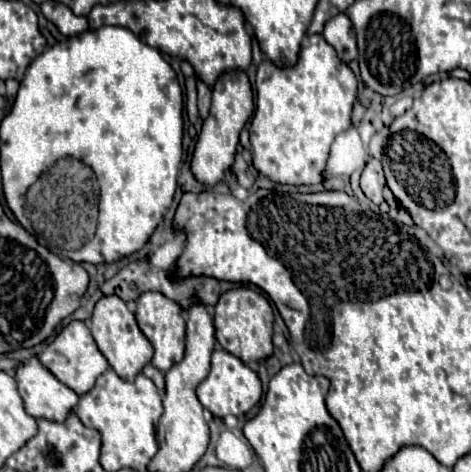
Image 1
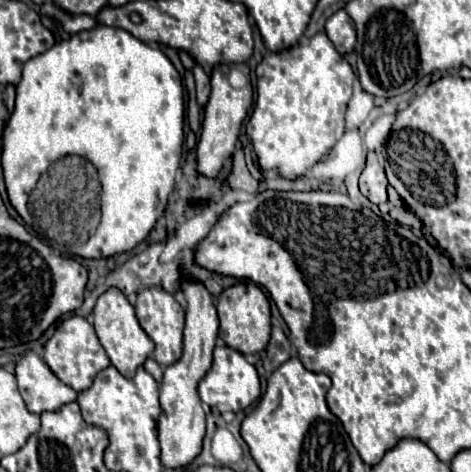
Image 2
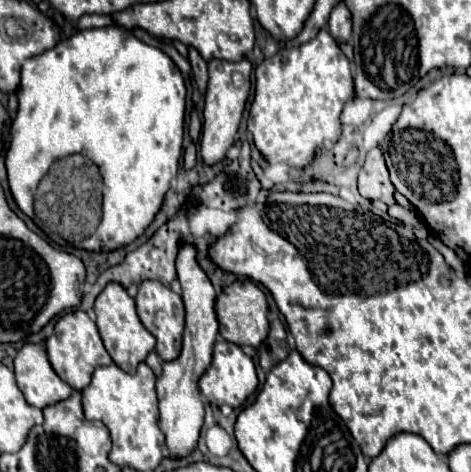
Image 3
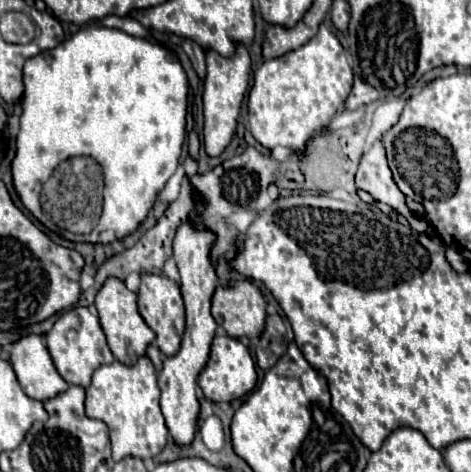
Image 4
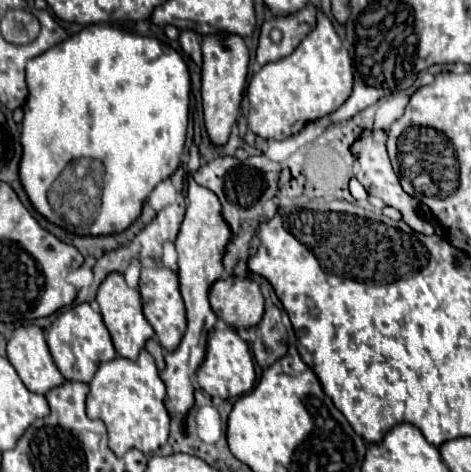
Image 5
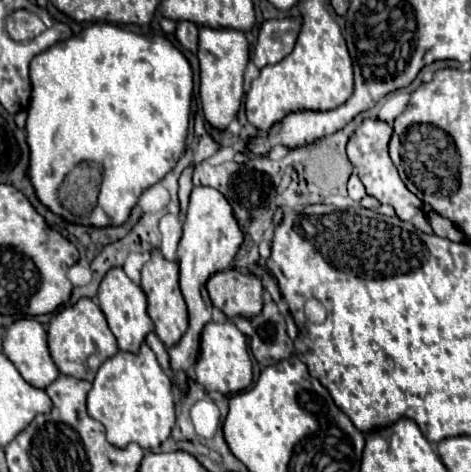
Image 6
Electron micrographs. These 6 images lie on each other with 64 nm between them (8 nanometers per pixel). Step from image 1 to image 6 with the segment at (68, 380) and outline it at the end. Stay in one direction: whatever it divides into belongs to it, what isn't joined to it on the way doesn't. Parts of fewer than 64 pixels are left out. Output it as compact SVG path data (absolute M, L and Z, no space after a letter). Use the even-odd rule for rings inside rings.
M80 298L74 306L66 306L50 320L48 348L62 374L92 382L100 364L118 352L118 342L110 332L100 306L92 298Z

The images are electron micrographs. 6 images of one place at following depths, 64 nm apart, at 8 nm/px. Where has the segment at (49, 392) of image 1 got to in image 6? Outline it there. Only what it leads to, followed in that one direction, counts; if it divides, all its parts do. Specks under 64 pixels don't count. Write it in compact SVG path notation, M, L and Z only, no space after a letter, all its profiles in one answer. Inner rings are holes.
M30 318L14 320L6 326L2 348L28 384L46 388L56 380L58 368L50 358L46 330L40 322Z

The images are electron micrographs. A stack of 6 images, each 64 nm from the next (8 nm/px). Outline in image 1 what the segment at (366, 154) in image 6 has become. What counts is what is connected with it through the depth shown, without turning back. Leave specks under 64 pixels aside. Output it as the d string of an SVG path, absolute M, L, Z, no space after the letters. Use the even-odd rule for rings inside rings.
M370 158L368 164L366 164L366 168L364 168L364 172L362 172L360 188L362 188L362 192L364 192L374 204L382 204L382 202L384 202L384 196L382 196L384 186L386 186L386 178L384 178L380 160Z

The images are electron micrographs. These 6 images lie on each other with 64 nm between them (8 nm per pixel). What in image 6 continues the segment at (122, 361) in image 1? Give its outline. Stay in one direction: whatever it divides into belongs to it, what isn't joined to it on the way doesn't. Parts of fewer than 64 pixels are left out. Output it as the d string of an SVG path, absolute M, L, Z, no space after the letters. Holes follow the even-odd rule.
M110 268L100 284L98 302L100 302L100 308L106 316L106 320L108 320L112 334L118 340L120 350L138 352L146 334L152 330L152 320L148 316L148 298L144 296L144 290L138 284L134 284L122 268Z

